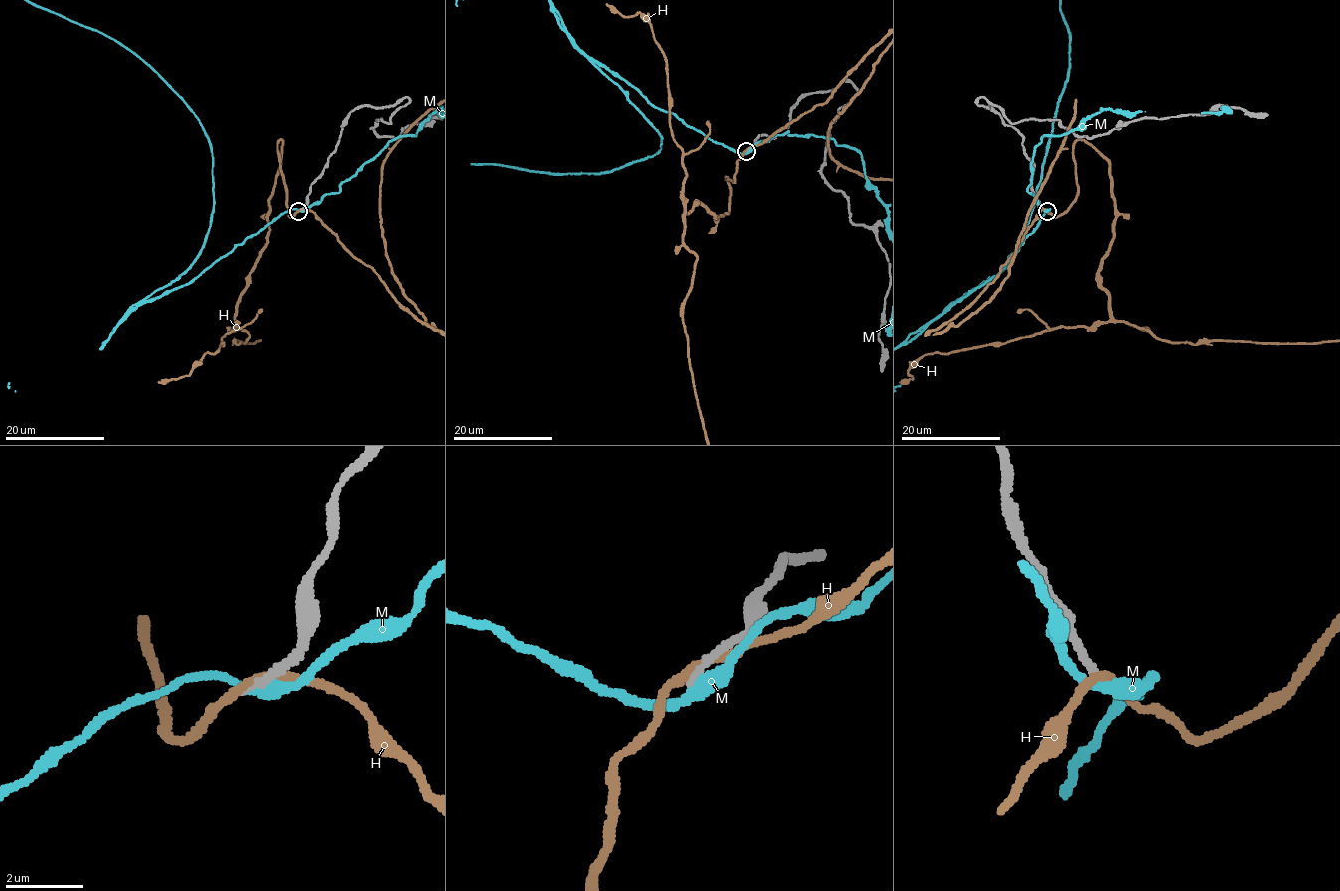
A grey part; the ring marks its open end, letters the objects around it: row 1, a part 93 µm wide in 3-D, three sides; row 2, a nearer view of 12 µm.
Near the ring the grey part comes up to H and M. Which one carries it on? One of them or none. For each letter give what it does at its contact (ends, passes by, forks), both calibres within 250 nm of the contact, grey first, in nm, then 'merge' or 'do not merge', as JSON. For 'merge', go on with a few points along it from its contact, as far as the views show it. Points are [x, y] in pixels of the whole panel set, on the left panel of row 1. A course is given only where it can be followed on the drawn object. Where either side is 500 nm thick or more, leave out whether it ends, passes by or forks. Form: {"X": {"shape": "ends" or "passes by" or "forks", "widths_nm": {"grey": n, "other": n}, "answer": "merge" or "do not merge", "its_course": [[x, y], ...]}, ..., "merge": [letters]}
{"H": {"shape": "passes by", "widths_nm": {"grey": 240, "other": 220}, "answer": "do not merge"}, "M": {"shape": "passes by", "widths_nm": {"grey": 200, "other": 380}, "answer": "do not merge"}, "merge": []}

